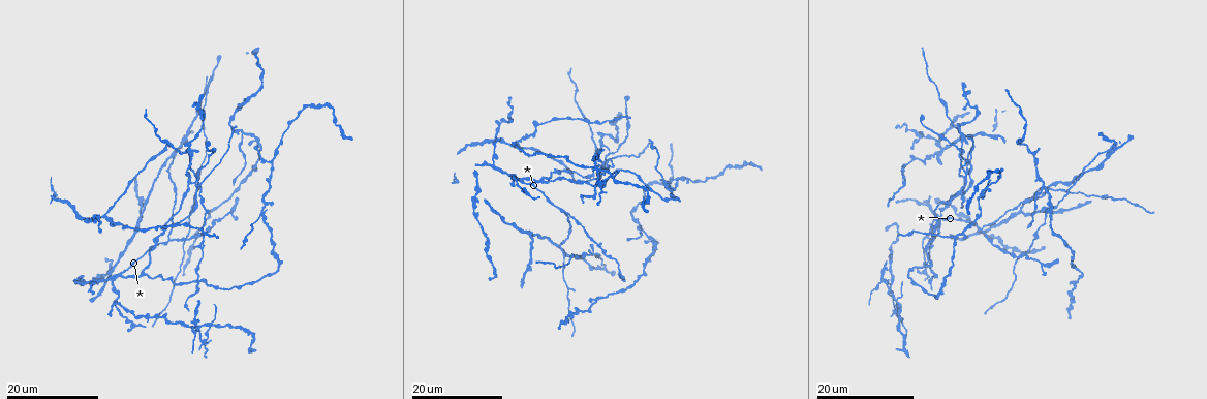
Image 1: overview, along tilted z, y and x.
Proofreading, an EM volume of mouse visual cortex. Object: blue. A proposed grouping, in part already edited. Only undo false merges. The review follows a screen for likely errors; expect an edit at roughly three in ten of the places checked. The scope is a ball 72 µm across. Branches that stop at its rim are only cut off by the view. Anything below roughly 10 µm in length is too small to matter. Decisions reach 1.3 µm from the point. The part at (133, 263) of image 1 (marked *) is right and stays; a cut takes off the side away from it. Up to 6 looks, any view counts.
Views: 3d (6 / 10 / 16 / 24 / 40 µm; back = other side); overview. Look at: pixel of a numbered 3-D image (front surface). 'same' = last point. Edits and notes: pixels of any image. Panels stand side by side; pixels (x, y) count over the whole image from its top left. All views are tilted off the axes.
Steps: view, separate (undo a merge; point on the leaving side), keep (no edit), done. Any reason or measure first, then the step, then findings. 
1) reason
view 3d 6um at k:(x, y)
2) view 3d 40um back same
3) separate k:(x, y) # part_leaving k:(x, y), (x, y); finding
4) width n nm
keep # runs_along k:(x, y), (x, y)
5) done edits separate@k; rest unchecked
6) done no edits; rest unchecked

side arm on a straight run
view 3d 24um at 1:(1042, 263)

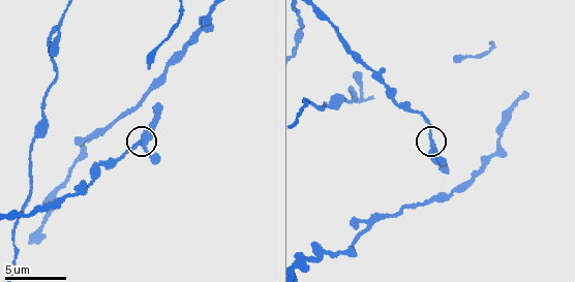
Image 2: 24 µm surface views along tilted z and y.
view 3d 6um at 2:(144, 146)

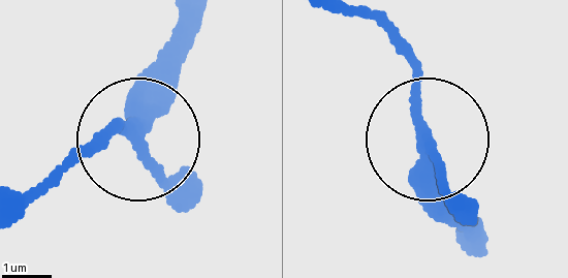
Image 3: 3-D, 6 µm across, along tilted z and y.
keep # runs_along 3:(348, 16), (409, 60), (443, 216); continuous, no second neuron

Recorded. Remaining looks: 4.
arms part here
view 3d 16um at 1:(562, 250)

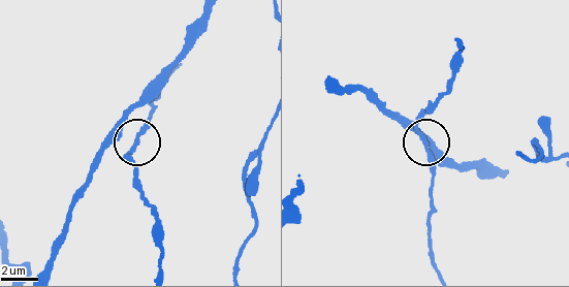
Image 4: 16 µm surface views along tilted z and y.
view 3d 10um at 4:(133, 150)

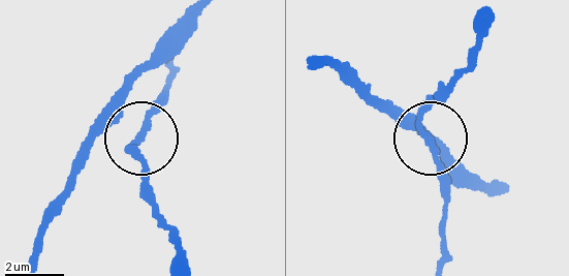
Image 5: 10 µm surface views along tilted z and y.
arms 3
keep # runs_along 5:(483, 35), (475, 67), (452, 85), (423, 128), (445, 190); continuous, no second neuron

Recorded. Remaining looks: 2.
done no edits; rest unchecked

